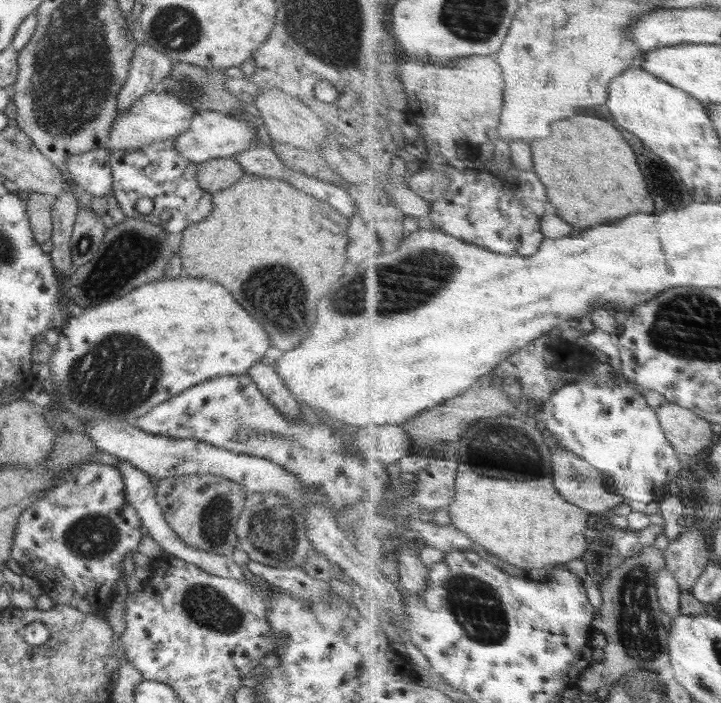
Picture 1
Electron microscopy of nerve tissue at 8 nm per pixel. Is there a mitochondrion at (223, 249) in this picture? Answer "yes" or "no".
no

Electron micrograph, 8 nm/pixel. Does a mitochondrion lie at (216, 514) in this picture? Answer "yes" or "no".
yes

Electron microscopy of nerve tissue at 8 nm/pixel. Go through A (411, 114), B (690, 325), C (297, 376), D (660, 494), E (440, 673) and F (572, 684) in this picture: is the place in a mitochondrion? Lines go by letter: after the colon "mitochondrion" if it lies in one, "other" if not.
A: other
B: mitochondrion
C: other
D: other
E: other
F: other

